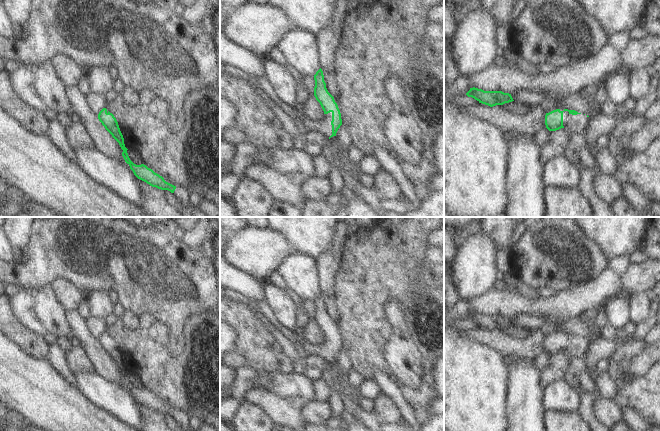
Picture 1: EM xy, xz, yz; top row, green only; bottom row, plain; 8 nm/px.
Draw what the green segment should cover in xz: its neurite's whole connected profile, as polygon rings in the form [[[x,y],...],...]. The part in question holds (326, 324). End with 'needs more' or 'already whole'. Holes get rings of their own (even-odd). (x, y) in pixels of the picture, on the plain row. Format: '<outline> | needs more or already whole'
[[[320,292],[314,299],[314,320],[320,327],[324,341],[321,344],[312,345],[304,341],[298,332],[295,333],[295,343],[304,350],[307,355],[315,355],[330,363],[342,349],[341,337],[334,321],[328,316],[324,305],[323,295]]] | needs more

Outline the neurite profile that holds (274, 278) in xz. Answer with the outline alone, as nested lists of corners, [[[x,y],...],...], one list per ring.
[[[276,272],[270,274],[266,279],[266,282],[269,284],[273,284],[283,290],[287,290],[284,280]]]

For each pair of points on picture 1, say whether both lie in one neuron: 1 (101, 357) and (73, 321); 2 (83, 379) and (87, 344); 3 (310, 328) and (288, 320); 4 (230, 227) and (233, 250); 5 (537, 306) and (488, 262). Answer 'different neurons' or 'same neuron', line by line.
1: same neuron
2: different neurons
3: different neurons
4: different neurons
5: different neurons

